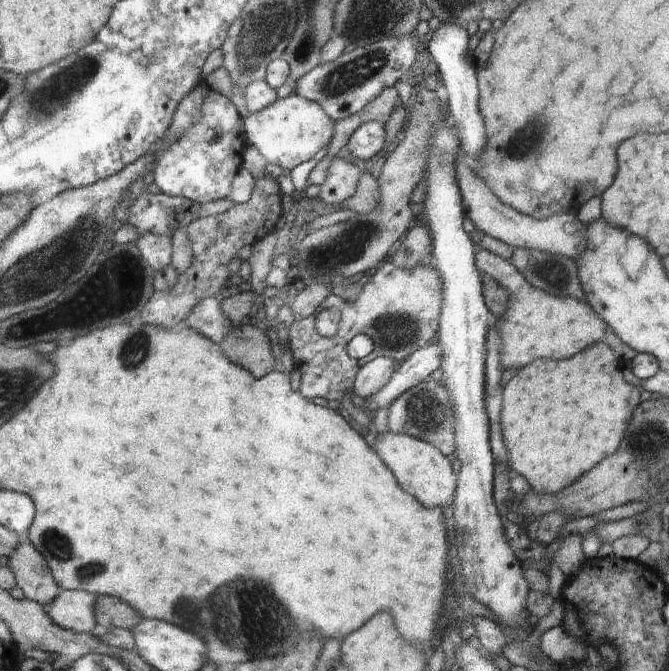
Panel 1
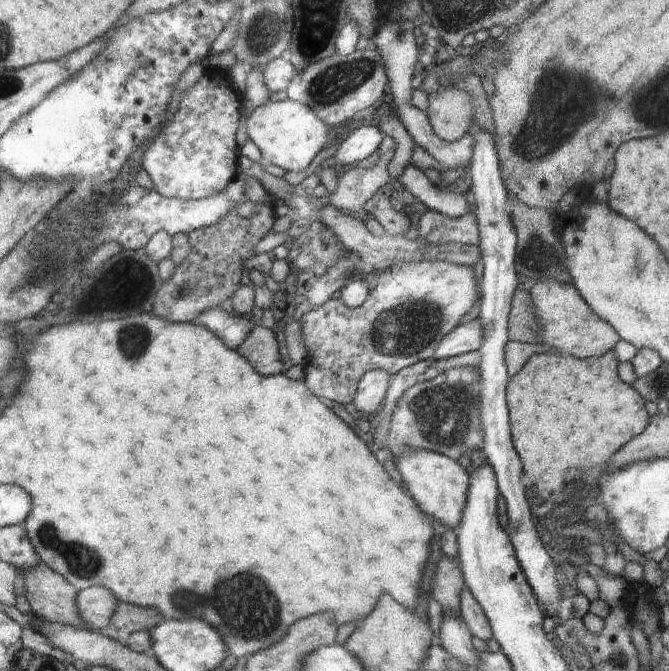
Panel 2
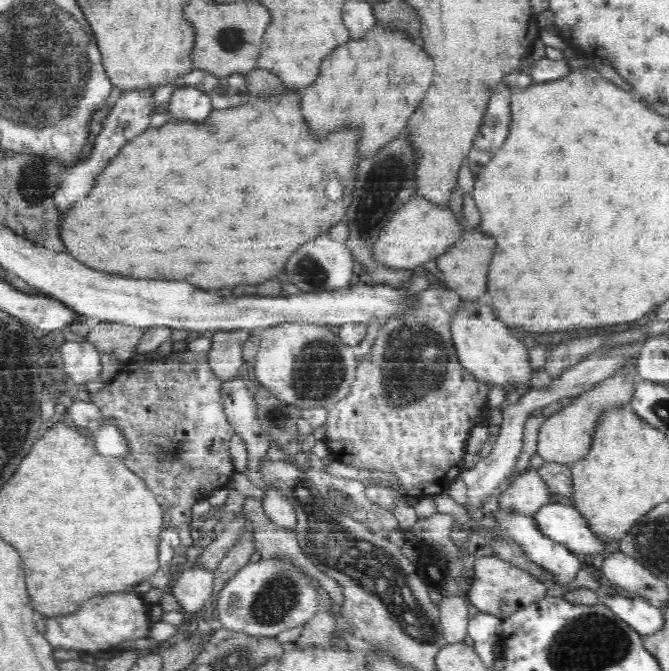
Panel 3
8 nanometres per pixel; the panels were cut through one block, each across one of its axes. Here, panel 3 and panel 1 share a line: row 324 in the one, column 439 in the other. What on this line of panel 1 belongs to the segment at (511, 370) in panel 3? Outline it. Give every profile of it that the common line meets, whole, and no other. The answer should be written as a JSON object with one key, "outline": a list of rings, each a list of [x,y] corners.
{"outline":[[[390,431],[382,436],[376,436],[375,447],[386,466],[390,467],[393,475],[402,482],[402,488],[406,488],[406,492],[422,500],[426,508],[448,507],[453,503],[458,480],[451,467],[452,460],[446,457],[441,449],[416,437],[404,433],[394,434]]]}

